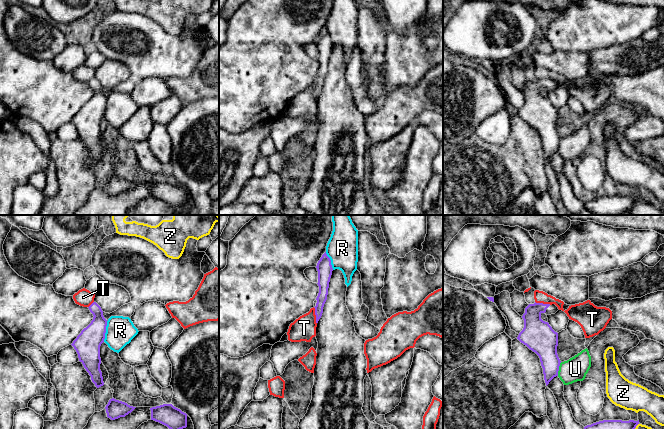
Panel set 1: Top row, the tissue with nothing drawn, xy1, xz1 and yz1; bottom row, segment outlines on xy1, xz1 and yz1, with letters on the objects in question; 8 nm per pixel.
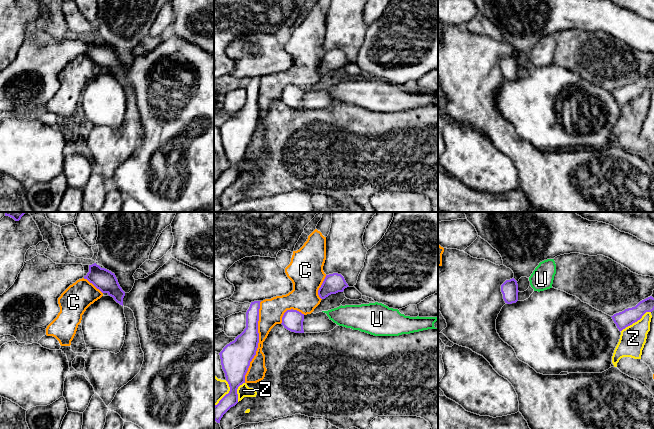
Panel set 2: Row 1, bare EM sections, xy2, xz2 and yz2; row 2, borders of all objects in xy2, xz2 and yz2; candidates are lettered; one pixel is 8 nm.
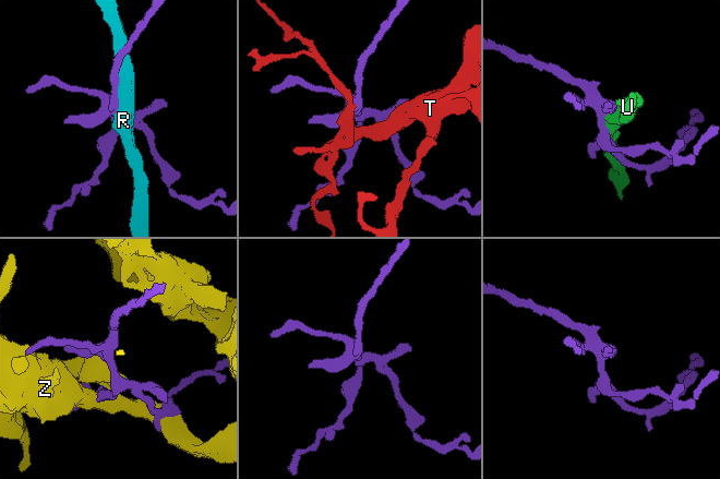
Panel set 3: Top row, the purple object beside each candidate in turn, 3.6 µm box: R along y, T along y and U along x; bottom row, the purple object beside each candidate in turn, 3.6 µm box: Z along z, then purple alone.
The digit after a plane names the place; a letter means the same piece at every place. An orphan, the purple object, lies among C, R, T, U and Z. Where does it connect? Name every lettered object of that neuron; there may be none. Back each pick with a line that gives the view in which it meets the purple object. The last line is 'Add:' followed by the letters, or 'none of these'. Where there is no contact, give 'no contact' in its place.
Add: none of these

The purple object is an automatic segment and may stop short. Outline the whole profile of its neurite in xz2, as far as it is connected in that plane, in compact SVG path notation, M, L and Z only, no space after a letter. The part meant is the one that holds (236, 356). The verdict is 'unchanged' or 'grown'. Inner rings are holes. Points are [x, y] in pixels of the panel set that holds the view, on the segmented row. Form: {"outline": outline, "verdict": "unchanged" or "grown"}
{"outline": "M261 301L251 302L246 312L246 328L219 353L222 369L230 391L214 406L214 420L220 423L223 415L238 403L237 389L245 383L250 362L259 343L258 321Z", "verdict": "unchanged"}

